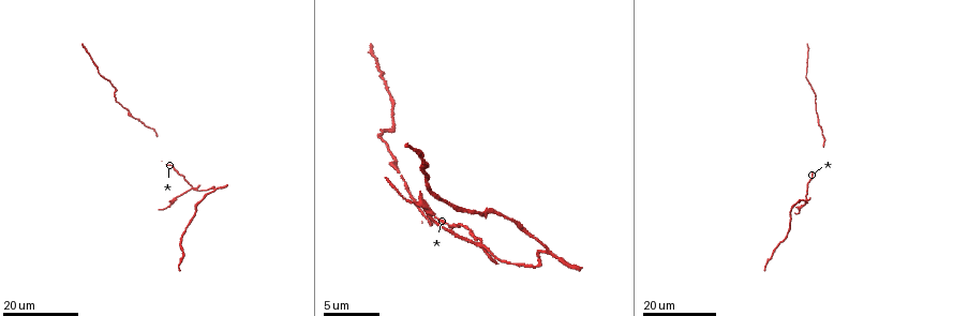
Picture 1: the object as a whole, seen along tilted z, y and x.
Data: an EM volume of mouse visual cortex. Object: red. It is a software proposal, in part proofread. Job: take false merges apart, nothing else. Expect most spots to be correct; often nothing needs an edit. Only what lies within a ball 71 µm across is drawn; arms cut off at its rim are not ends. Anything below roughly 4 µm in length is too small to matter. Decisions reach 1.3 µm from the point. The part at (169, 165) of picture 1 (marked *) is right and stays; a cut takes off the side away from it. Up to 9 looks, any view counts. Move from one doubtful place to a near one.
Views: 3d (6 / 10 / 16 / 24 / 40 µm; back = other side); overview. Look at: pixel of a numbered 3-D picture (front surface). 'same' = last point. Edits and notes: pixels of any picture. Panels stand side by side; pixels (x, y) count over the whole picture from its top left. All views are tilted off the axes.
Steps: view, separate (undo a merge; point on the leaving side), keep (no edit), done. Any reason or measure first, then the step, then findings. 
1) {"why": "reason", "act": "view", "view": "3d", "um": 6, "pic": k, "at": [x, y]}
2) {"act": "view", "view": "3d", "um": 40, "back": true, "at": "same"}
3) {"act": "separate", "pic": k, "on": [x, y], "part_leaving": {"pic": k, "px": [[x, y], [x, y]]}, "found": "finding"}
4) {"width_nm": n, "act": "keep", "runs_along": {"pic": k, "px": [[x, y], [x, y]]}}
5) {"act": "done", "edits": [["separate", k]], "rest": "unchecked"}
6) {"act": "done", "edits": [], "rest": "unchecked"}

{"why": "a narrow waist", "act": "view", "view": "3d", "um": 16, "pic": 1, "at": [431, 225]}

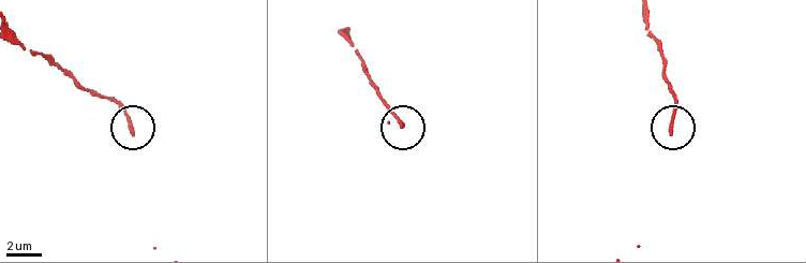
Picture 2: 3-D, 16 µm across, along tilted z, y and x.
{"act": "view", "view": "3d", "um": 10, "pic": 2, "at": [130, 131]}

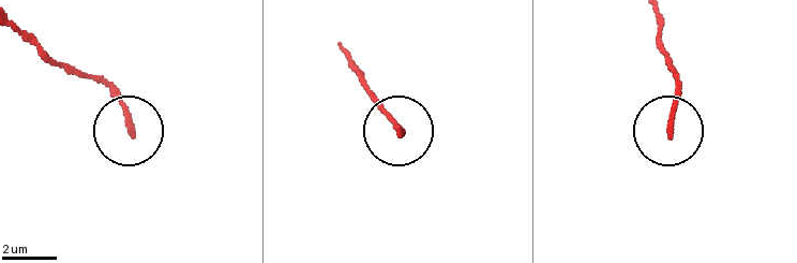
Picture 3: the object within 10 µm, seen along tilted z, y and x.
{"act": "keep", "found": "continuous, no second neuron"}

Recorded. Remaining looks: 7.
{"why": "sudden change in width", "act": "view", "view": "3d", "um": 24, "pic": 1, "at": [818, 117]}

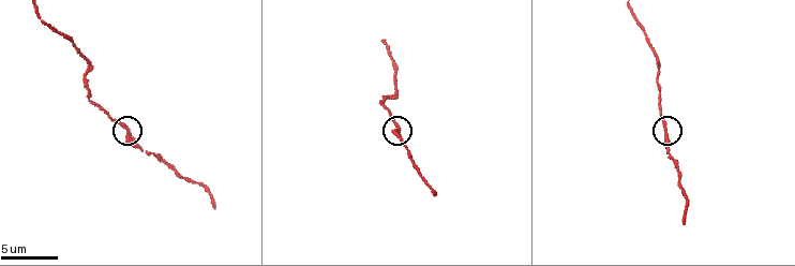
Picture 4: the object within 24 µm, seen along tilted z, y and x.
{"act": "view", "view": "3d", "um": 10, "pic": 4, "at": [123, 127]}

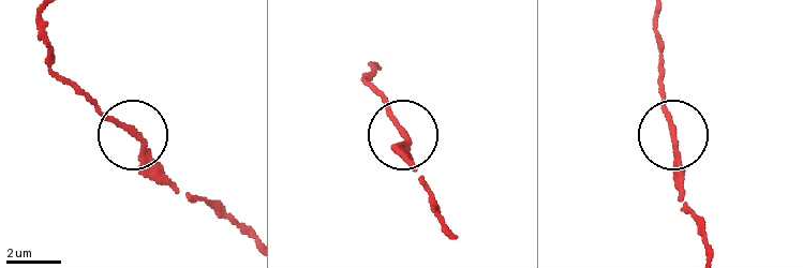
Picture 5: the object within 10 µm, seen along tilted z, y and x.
{"act": "keep", "found": "all the same neuron"}

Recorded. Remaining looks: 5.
{"act": "view", "view": "3d", "um": 24, "pic": 1, "at": [479, 244]}

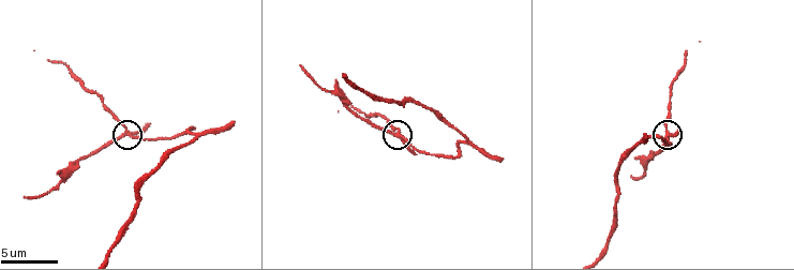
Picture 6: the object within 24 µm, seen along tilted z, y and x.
{"why": "closer look", "act": "view", "view": "3d", "um": 6, "pic": 6, "at": [127, 132]}

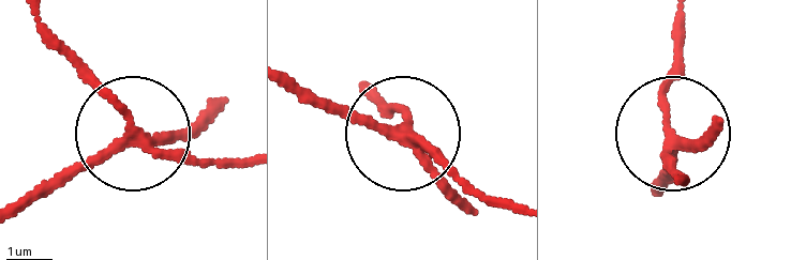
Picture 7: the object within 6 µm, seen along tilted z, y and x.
{"arms": 4, "act": "separate", "pic": 7, "on": [76, 163], "part_leaving": {"pic": 7, "px": [[133, 142], [18, 201]]}, "found": "two neurons meet here"}

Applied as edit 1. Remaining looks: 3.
{"why": "sudden change in width", "act": "view", "view": "3d", "um": 10, "pic": 6, "at": [605, 248]}

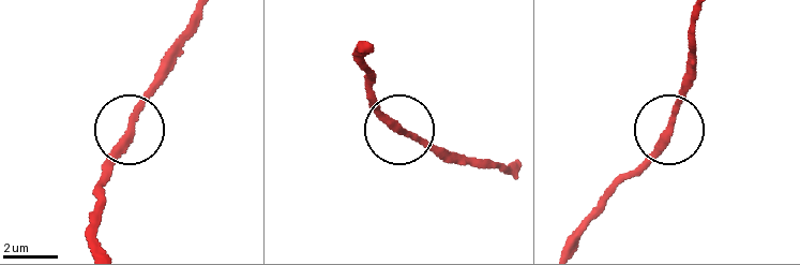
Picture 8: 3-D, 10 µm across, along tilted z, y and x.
{"why": "from behind", "act": "view", "view": "3d", "um": 10, "back": true, "pic": 8, "at": [131, 128]}

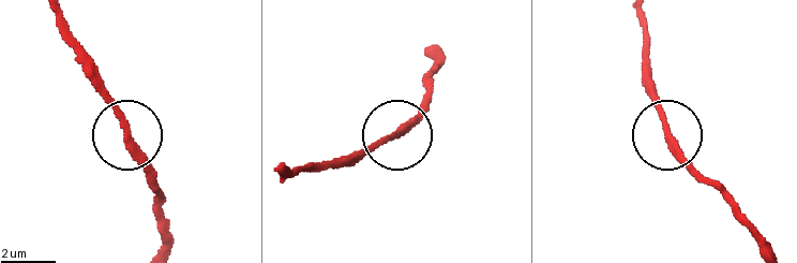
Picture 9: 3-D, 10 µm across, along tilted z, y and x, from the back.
{"act": "keep", "runs_along": {"pic": 9, "px": [[61, 24], [83, 72], [162, 188]]}, "found": "continuous, no second neuron"}

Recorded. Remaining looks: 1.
{"act": "done", "edits": [["separate", 7]], "rest": "unchecked"}

